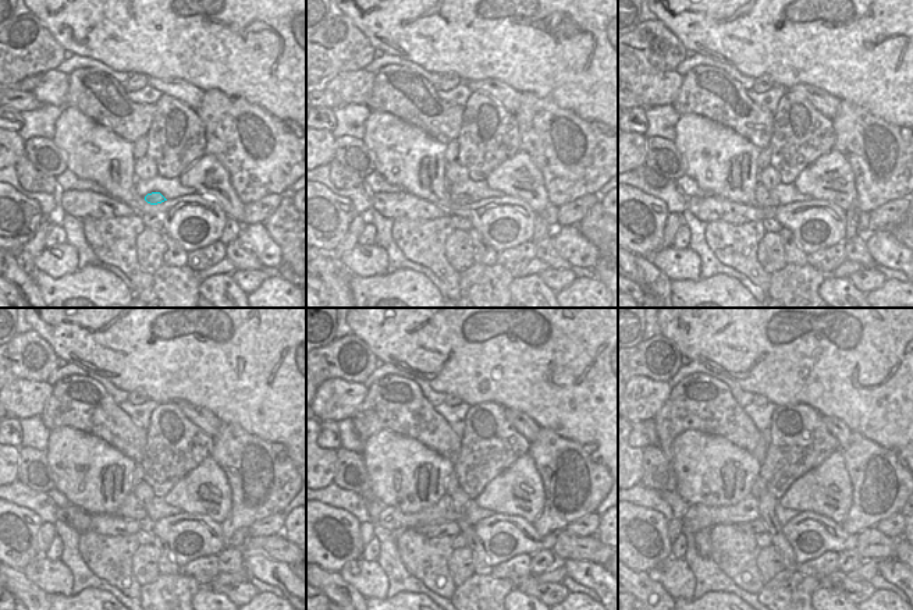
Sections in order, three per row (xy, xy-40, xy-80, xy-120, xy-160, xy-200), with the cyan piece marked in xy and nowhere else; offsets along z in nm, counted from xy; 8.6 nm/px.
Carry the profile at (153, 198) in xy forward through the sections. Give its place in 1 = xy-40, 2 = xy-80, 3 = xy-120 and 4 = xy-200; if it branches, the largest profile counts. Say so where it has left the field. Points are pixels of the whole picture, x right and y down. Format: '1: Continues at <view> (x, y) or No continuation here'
1: Continues at xy-40 (464, 198)
2: Continues at xy-80 (763, 199)
3: Continues at xy-120 (131, 507)
4: Continues at xy-200 (699, 517).

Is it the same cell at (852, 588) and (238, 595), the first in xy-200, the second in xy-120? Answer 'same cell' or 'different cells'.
same cell

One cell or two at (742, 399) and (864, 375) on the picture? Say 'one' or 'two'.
two

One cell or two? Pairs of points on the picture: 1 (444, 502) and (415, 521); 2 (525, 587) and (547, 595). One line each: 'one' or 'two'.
1: one
2: one

